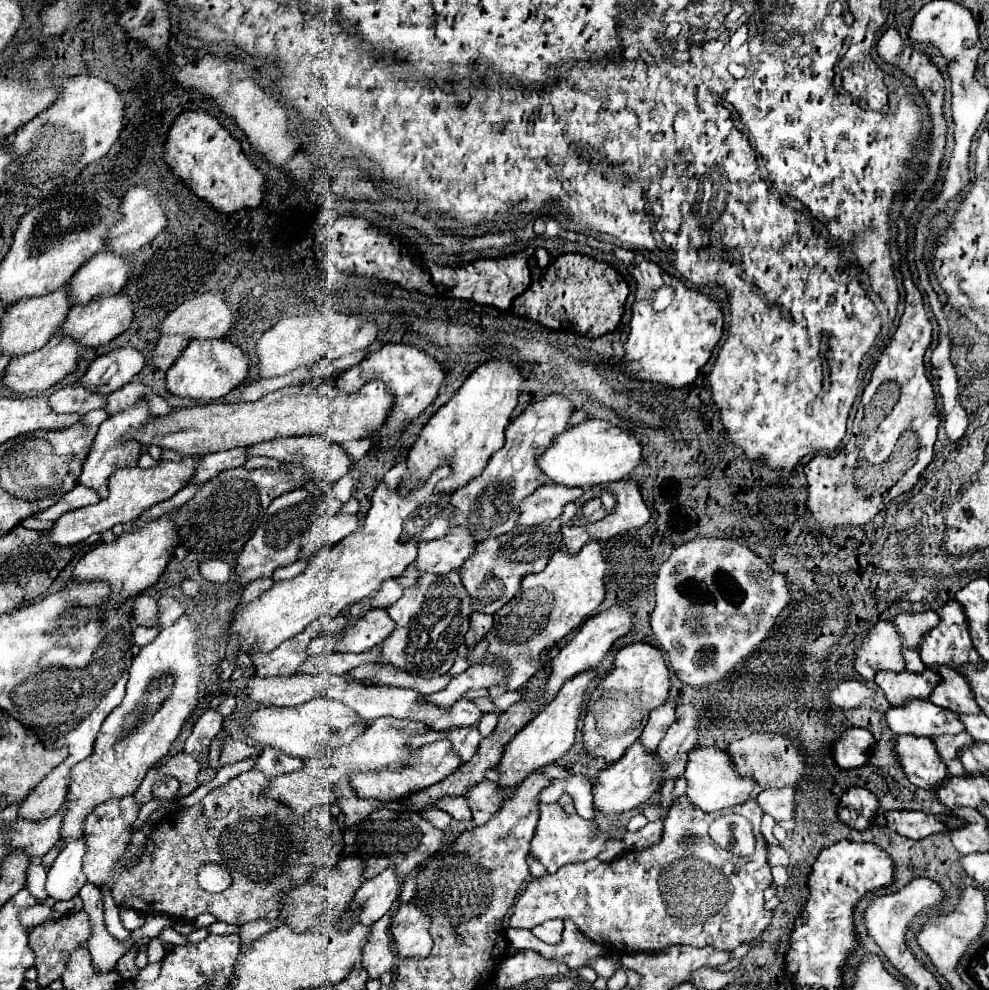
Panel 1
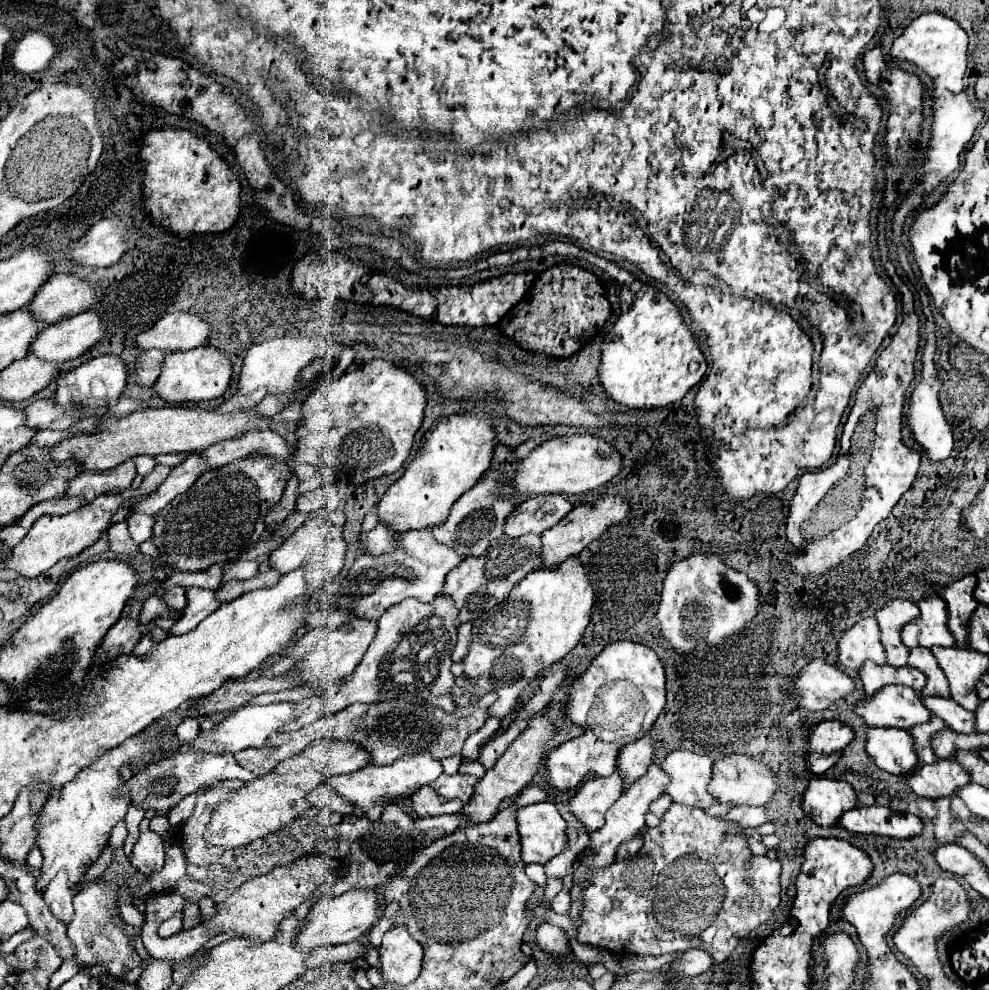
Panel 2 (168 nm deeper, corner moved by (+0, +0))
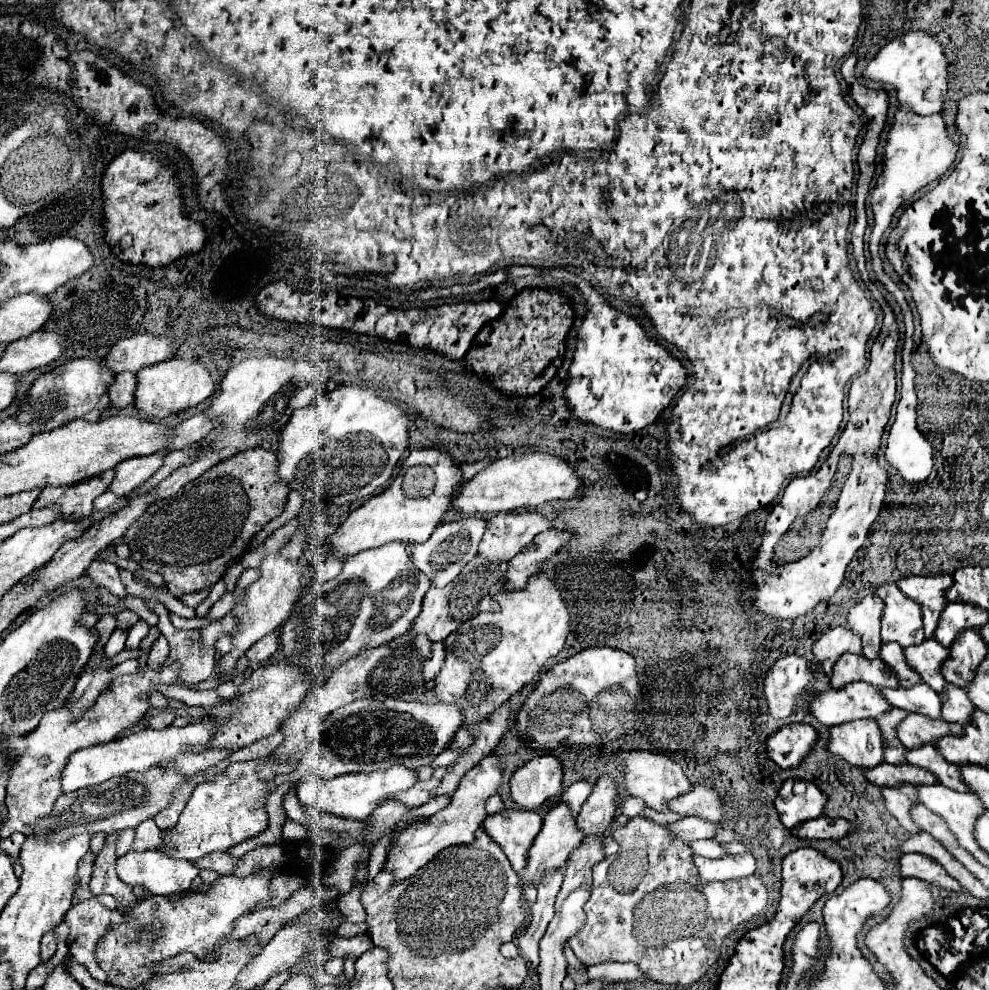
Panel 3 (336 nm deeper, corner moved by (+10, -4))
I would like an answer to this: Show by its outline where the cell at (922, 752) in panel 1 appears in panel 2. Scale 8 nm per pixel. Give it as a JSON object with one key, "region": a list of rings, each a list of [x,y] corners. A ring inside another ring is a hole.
{"region":[[[867,727],[865,753],[887,773],[905,775],[919,767],[913,751],[913,739],[905,729],[895,727]]]}

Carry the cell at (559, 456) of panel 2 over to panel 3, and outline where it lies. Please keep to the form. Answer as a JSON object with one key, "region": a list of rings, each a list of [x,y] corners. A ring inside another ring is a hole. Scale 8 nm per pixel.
{"region":[[[519,453],[493,461],[485,471],[467,481],[453,499],[453,507],[463,515],[473,513],[509,513],[525,507],[537,507],[553,499],[573,499],[583,489],[583,481],[567,459],[551,453]]]}

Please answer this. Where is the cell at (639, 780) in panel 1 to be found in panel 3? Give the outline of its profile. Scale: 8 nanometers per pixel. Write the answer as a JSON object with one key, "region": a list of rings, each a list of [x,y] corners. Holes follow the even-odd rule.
{"region":[[[557,803],[553,809],[549,809],[547,817],[543,819],[543,829],[539,831],[533,847],[527,853],[527,867],[523,871],[523,883],[537,883],[545,871],[549,869],[561,869],[565,867],[567,855],[579,847],[579,843],[583,841],[585,833],[579,829],[577,825],[577,817],[573,815],[571,807],[567,803]]]}

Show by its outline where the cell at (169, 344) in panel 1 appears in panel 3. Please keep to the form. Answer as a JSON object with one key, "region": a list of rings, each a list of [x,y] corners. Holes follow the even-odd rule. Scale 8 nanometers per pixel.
{"region":[[[119,373],[113,381],[113,385],[109,387],[109,397],[111,397],[111,405],[115,407],[125,407],[129,403],[135,401],[135,389],[137,389],[137,377],[135,373]]]}

